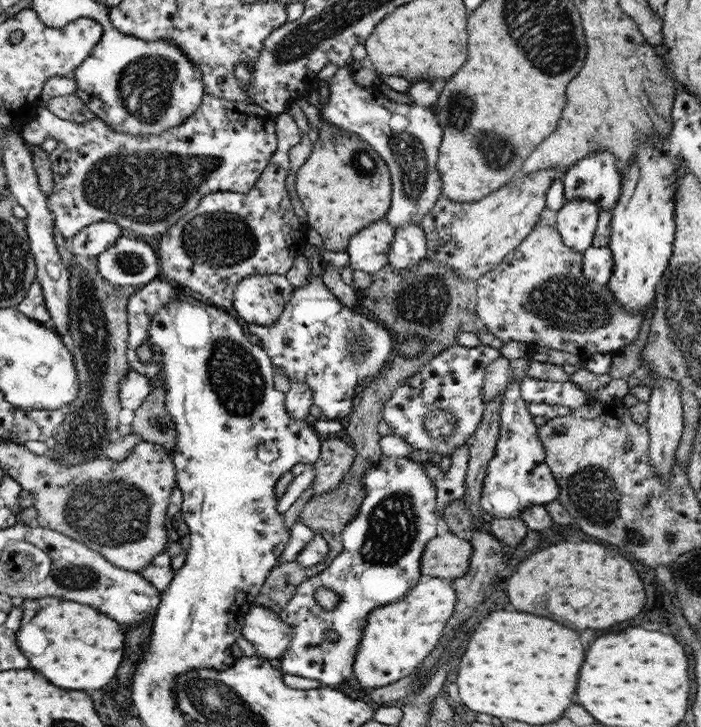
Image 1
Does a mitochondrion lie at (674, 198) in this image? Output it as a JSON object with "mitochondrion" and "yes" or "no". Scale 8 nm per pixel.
{"mitochondrion":"no"}

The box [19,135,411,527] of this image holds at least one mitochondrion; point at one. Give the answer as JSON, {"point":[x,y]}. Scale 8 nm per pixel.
{"point":[144,186]}

